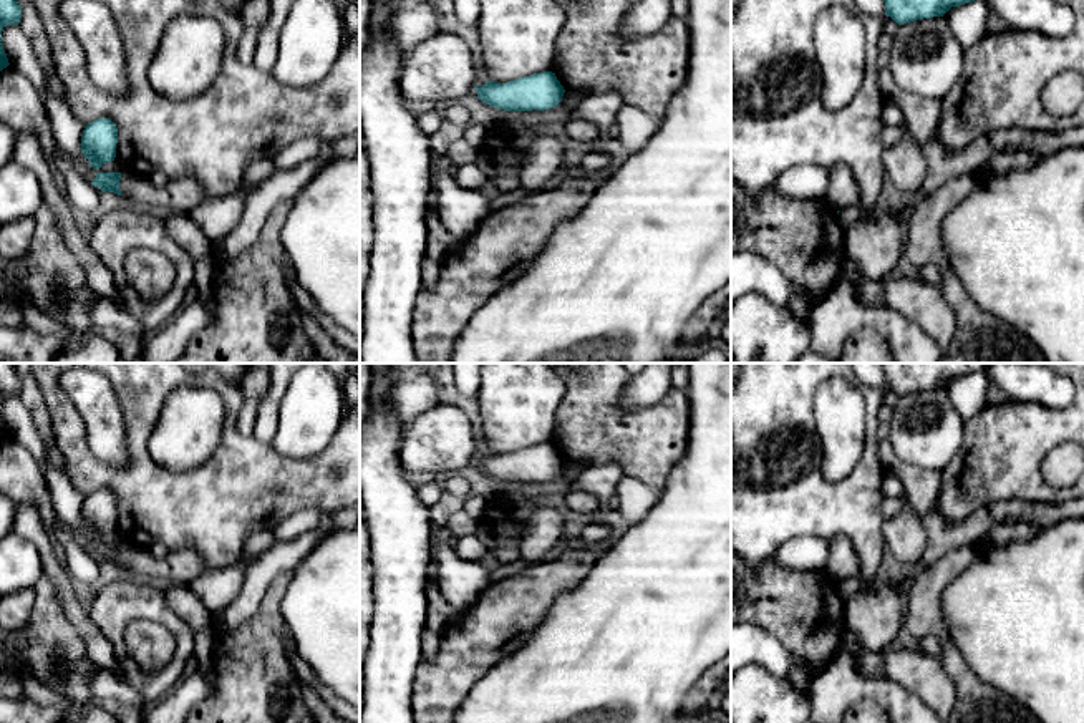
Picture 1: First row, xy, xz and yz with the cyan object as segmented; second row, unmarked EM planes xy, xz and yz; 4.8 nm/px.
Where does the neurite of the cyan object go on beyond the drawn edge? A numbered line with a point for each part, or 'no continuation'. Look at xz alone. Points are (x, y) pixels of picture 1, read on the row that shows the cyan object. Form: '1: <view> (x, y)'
no continuation

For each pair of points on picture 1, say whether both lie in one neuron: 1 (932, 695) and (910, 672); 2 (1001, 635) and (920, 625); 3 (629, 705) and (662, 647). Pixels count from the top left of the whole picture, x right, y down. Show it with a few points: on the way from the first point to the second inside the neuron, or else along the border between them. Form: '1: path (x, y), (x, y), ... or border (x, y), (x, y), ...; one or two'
1: path (929, 690), (915, 677); one
2: border (943, 591), (945, 624), (968, 664); two
3: path (629, 690), (629, 680), (647, 662); one

